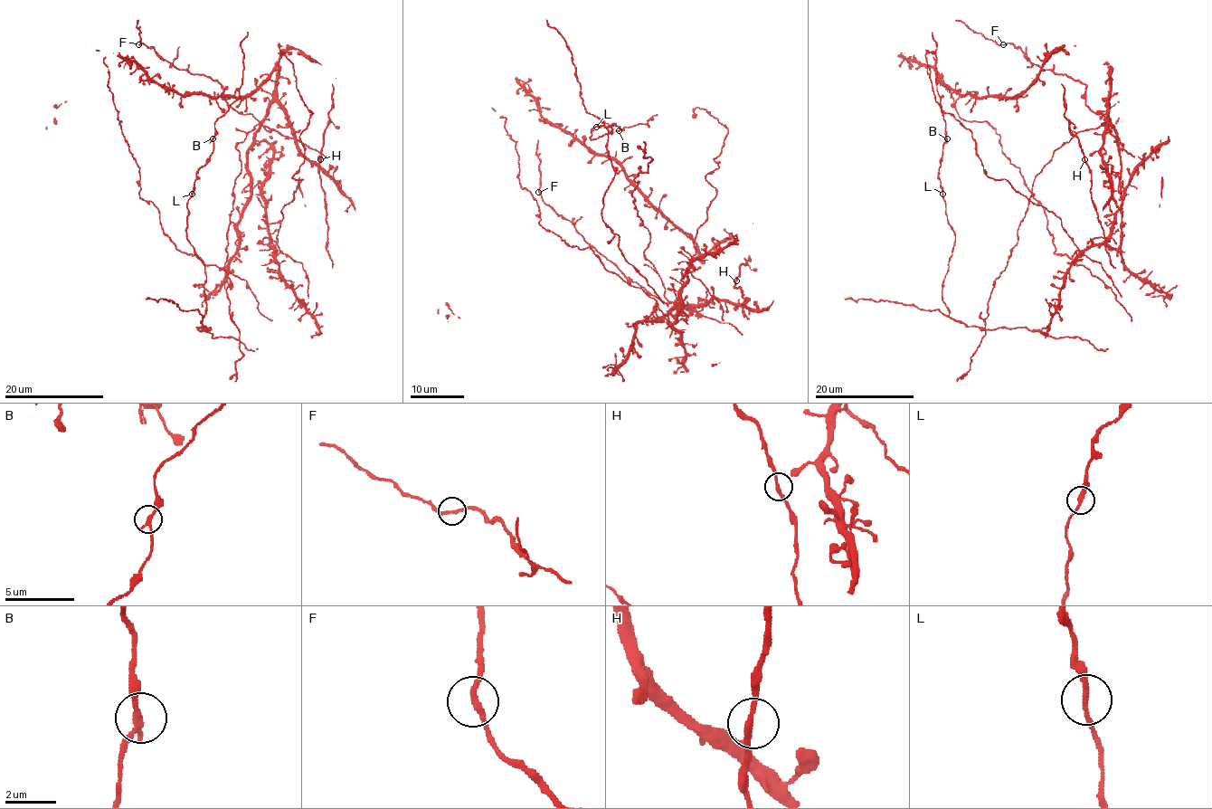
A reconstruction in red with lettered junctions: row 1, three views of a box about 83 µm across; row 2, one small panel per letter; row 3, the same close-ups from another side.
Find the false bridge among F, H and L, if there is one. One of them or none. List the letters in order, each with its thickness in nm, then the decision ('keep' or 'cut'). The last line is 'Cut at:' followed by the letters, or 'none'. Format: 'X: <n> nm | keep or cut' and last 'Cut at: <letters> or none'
F: 220 nm | keep
H: 220 nm | keep
L: 220 nm | keep
Cut at: none

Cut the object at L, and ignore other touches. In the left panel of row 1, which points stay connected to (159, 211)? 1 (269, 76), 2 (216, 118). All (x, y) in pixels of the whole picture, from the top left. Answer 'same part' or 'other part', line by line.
1: same part
2: other part

